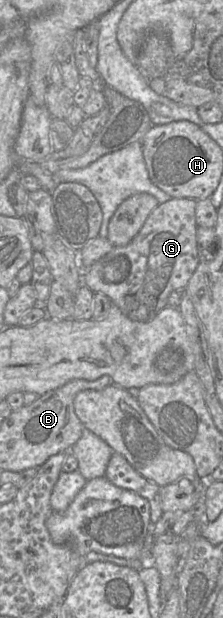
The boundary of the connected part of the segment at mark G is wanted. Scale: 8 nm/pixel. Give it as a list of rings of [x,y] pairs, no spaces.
[[[171,199],[159,204],[137,235],[125,246],[115,246],[101,259],[83,270],[84,286],[107,295],[126,316],[138,322],[150,321],[168,306],[174,291],[185,290],[200,264],[197,246],[197,201]]]

